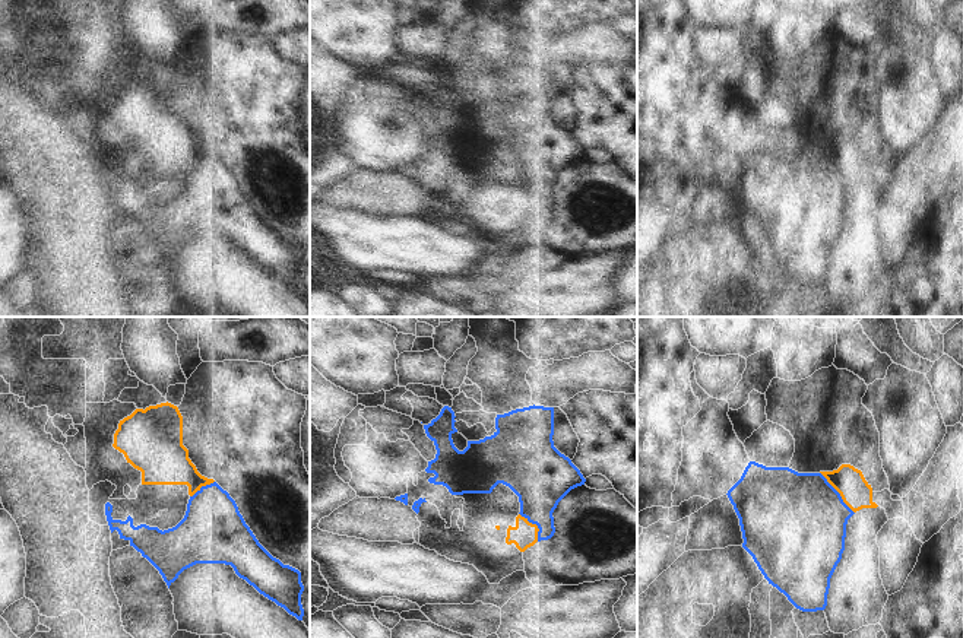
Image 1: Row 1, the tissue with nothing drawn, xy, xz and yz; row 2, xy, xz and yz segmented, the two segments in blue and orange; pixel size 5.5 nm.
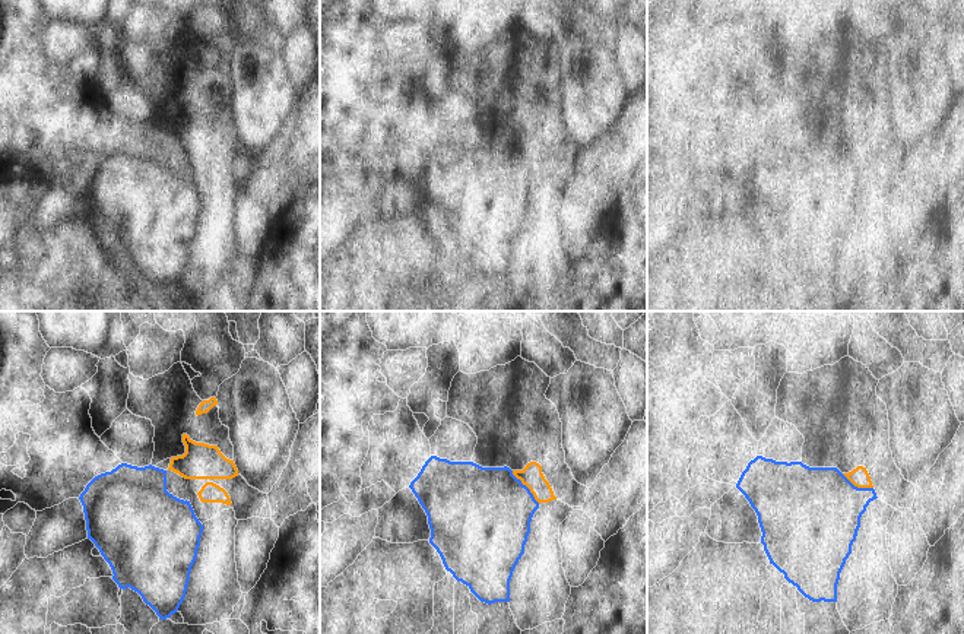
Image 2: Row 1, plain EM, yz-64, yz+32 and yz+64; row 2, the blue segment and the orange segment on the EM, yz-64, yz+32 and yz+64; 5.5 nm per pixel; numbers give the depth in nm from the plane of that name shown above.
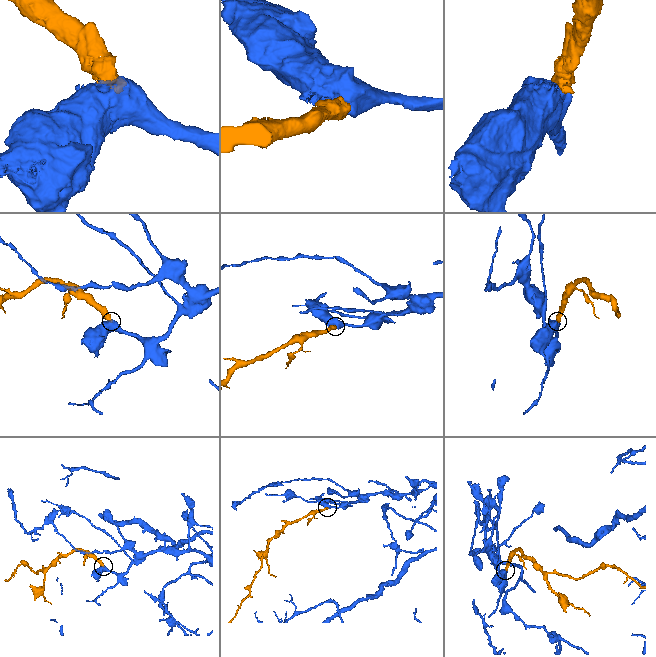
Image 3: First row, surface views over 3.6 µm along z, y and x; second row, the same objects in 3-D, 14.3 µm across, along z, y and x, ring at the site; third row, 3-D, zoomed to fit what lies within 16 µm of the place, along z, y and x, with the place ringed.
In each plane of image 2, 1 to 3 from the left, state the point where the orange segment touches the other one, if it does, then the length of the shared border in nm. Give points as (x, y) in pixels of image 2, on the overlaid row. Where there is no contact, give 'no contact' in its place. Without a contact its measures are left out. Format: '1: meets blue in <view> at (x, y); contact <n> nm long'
1: no contact
2: meets blue in yz+32 at (526, 487); contact 240 nm long
3: meets blue in yz+64 at (856, 487); contact 190 nm long

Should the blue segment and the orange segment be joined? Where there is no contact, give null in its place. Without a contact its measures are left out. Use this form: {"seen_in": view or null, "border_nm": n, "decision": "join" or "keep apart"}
{"seen_in": "yz", "border_nm": 300, "decision": "keep apart"}

